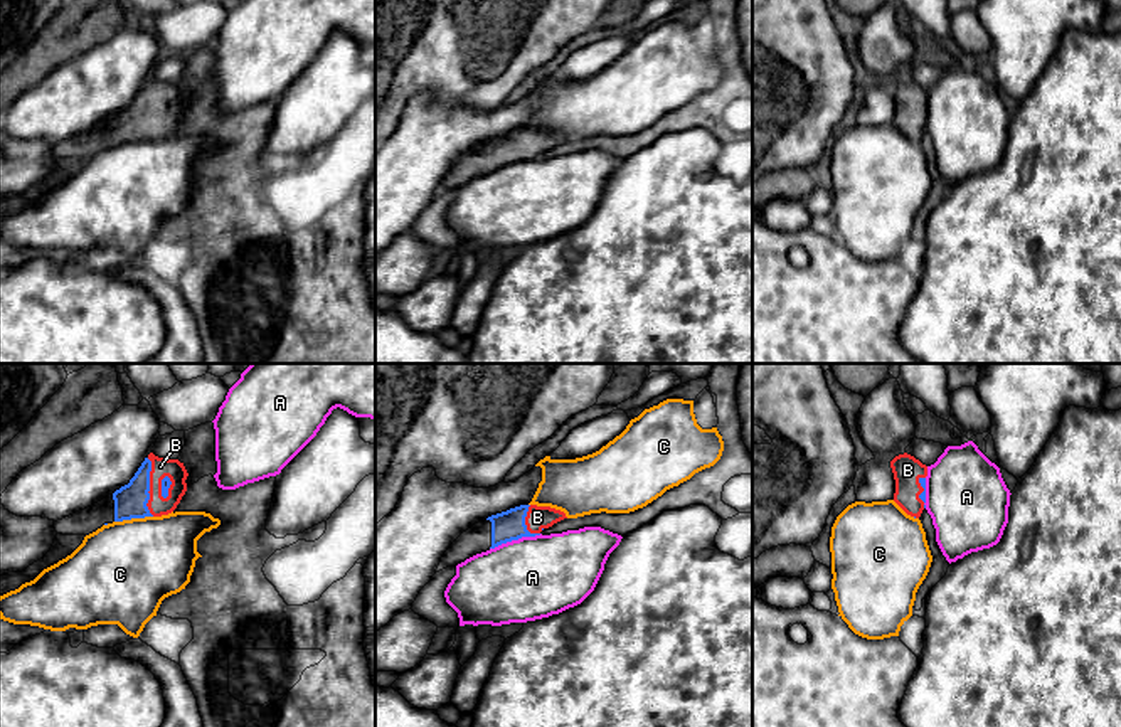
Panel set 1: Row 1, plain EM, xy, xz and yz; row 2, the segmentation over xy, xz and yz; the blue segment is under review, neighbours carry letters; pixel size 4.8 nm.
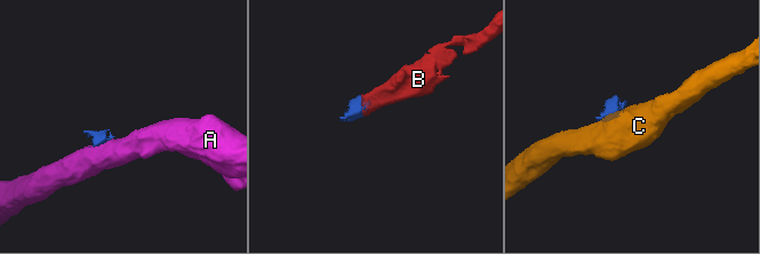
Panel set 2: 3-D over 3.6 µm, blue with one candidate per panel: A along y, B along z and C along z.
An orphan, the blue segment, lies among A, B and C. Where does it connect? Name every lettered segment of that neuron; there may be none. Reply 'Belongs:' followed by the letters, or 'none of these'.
Belongs: B

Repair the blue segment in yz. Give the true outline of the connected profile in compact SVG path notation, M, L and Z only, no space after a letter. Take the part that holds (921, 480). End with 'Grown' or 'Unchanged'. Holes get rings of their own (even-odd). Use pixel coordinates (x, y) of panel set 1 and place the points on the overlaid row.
M904 453L890 461L895 480L894 501L911 517L919 518L926 508L927 466Z. Grown

